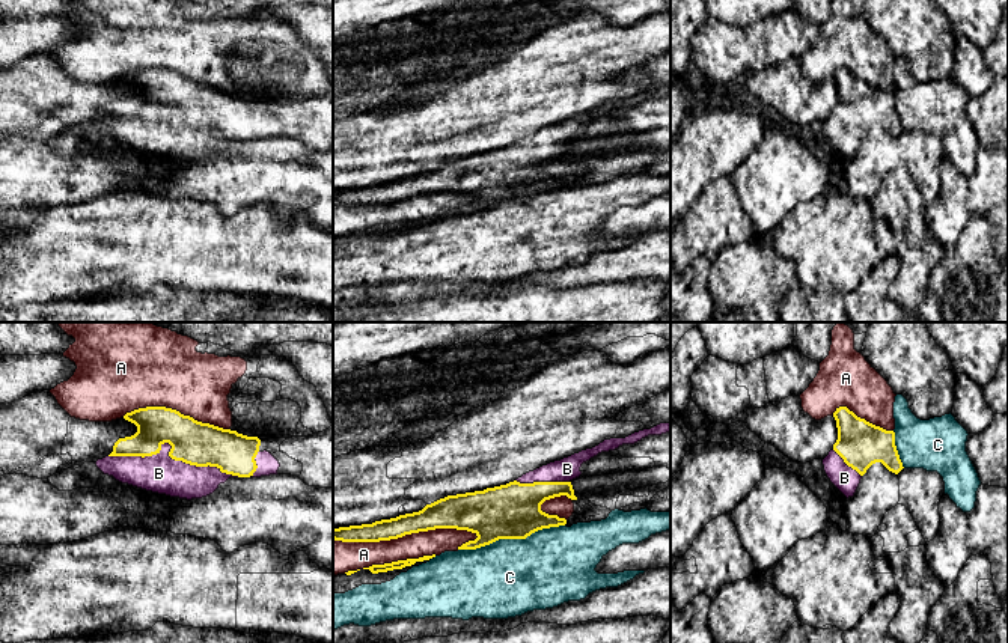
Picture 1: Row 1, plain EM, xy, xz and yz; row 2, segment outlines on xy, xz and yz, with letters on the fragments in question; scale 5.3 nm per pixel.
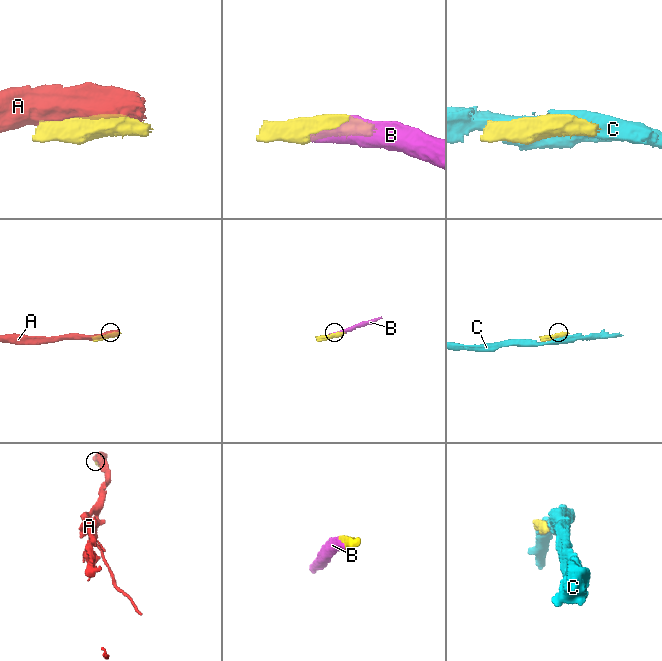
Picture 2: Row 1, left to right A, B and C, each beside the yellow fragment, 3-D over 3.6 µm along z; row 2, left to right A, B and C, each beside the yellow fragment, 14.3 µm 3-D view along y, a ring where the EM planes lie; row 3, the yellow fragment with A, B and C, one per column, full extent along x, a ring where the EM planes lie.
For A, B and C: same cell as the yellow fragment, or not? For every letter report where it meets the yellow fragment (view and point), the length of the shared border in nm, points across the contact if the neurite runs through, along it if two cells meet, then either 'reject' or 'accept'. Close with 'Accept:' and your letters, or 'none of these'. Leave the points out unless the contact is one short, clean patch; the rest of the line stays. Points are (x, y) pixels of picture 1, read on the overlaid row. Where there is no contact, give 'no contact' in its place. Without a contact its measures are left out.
A: xz (406, 533) | 800 nm | reject
B: xy (169, 454) | 700 nm | accept
C: xz (511, 538) | 600 nm | reject
Accept: B

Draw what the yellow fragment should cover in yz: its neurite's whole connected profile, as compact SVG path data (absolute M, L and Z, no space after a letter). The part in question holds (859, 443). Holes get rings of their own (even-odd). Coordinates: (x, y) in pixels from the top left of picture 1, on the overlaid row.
M847 407L833 413L838 440L823 459L830 482L848 498L853 497L866 470L881 462L898 474L904 467L895 446L895 432L857 417Z

